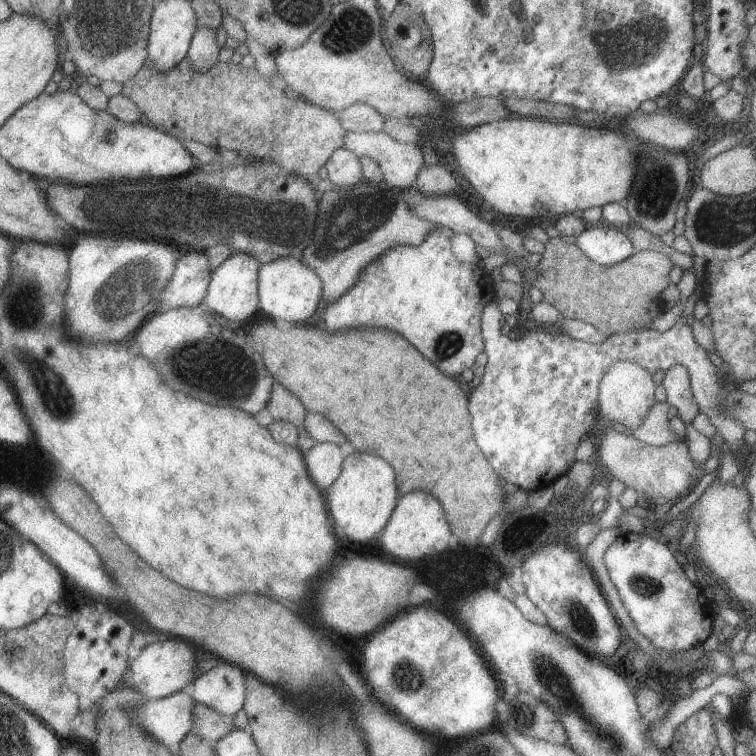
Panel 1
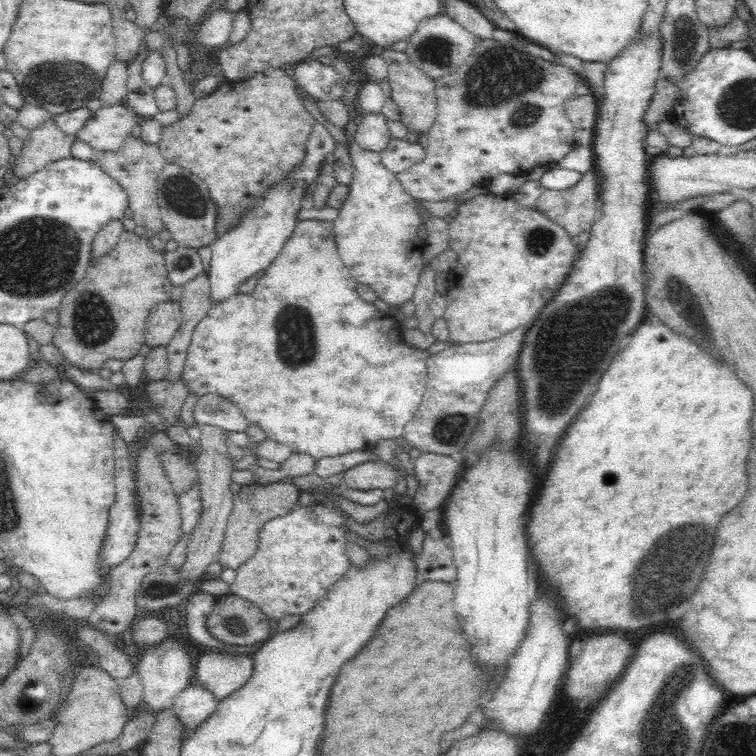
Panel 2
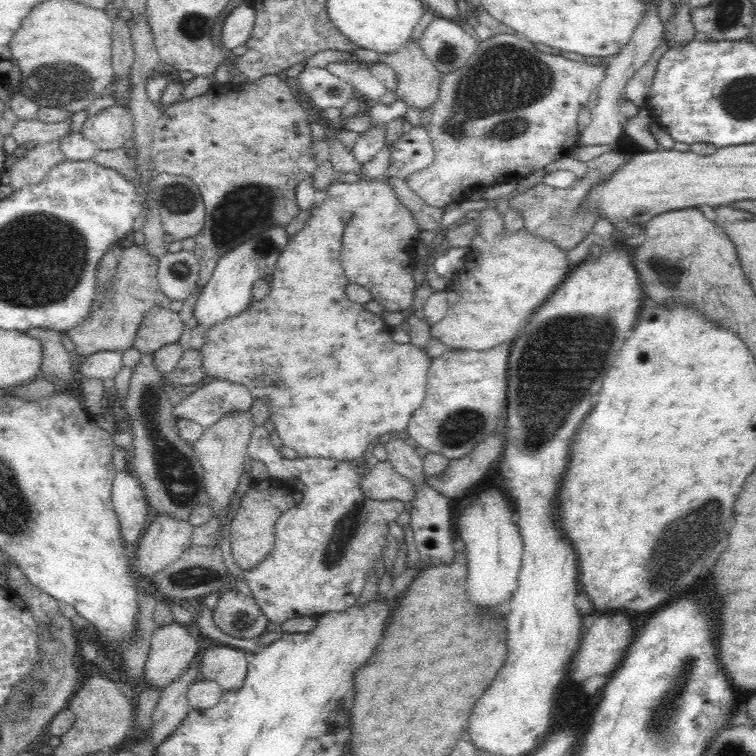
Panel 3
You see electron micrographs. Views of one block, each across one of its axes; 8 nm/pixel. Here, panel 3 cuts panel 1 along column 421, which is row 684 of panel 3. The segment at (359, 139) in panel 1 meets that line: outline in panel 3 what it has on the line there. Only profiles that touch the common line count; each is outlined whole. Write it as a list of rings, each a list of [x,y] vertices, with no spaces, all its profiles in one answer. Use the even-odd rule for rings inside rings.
[[[176,620],[170,622],[170,626],[160,626],[152,634],[144,682],[156,688],[166,688],[188,668],[200,648],[202,642],[192,626],[184,626]]]

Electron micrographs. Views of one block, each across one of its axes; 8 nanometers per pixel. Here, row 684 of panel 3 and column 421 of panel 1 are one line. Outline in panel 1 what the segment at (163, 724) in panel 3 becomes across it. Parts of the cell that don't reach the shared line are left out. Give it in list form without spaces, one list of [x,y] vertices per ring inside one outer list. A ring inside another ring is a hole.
[[[433,164],[433,166],[423,166],[417,172],[413,188],[423,192],[425,196],[447,196],[447,194],[455,194],[457,182],[443,166]]]

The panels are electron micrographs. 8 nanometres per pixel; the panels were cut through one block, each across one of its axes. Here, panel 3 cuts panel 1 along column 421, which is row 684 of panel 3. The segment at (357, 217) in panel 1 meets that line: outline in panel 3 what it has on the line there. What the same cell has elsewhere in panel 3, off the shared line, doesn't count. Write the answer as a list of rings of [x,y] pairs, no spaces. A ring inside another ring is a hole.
[[[214,646],[214,650],[206,650],[202,664],[200,664],[200,680],[214,680],[220,684],[220,688],[224,692],[228,690],[238,690],[244,684],[246,672],[248,672],[248,664],[250,664],[250,656],[246,652],[242,652],[240,648],[234,646]]]

